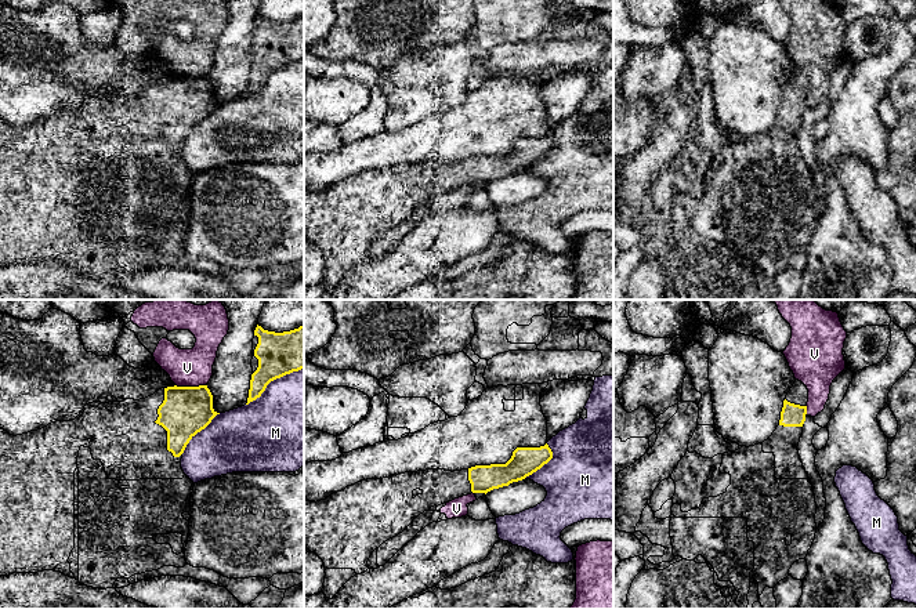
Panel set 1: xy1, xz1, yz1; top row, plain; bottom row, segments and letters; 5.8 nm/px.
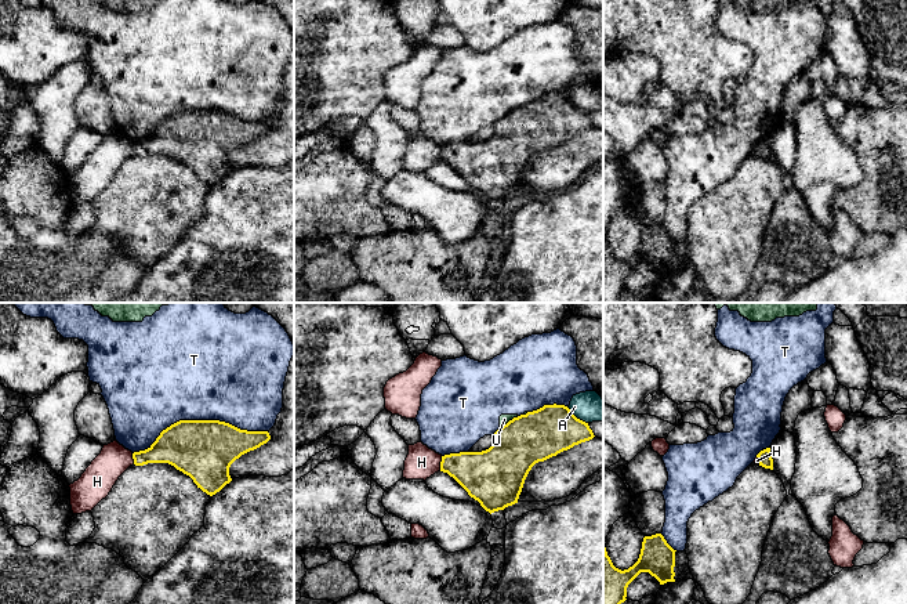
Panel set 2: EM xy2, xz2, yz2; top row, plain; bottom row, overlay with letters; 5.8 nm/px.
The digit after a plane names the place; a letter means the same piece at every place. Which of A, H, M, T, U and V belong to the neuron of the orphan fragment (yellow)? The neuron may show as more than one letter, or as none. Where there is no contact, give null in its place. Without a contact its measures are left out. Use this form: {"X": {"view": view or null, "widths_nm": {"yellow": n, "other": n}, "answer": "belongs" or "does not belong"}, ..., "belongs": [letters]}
{"A": {"view": "xz2", "widths_nm": {"yellow": 300, "other": 180}, "answer": "does not belong"}, "H": {"view": "xz2", "widths_nm": {"yellow": 280, "other": 190}, "answer": "does not belong"}, "M": {"view": "xy1", "widths_nm": {"yellow": 260, "other": 480}, "answer": "does not belong"}, "T": {"view": "xy2", "widths_nm": {"yellow": 360, "other": 500}, "answer": "does not belong"}, "U": {"view": "xz2", "widths_nm": {"yellow": 300, "other": 60}, "answer": "does not belong"}, "V": {"view": "xy1", "widths_nm": {"yellow": 280, "other": 220}, "answer": "does not belong"}, "belongs": []}

